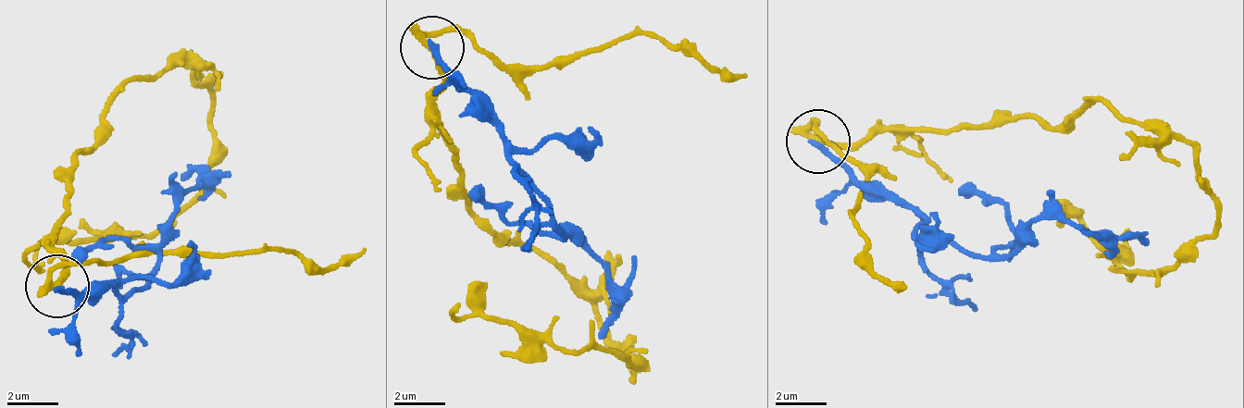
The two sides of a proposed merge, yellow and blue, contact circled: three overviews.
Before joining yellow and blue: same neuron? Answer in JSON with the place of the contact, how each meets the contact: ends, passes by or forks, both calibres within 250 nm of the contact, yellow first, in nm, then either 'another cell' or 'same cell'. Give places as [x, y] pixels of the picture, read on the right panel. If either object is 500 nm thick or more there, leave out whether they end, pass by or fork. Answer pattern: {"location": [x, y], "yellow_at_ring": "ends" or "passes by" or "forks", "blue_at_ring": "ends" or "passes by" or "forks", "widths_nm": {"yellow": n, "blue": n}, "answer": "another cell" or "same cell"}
{"location": [817, 142], "yellow_at_ring": "passes by", "blue_at_ring": "ends", "widths_nm": {"yellow": 240, "blue": 240}, "answer": "another cell"}

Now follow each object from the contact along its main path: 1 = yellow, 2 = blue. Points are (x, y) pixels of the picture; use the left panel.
1: (55, 285), (69, 162), (130, 78), (196, 61), (216, 159), (159, 230), (43, 243), (45, 264)
2: (55, 285), (140, 289), (182, 204), (200, 184), (197, 172), (182, 179)

